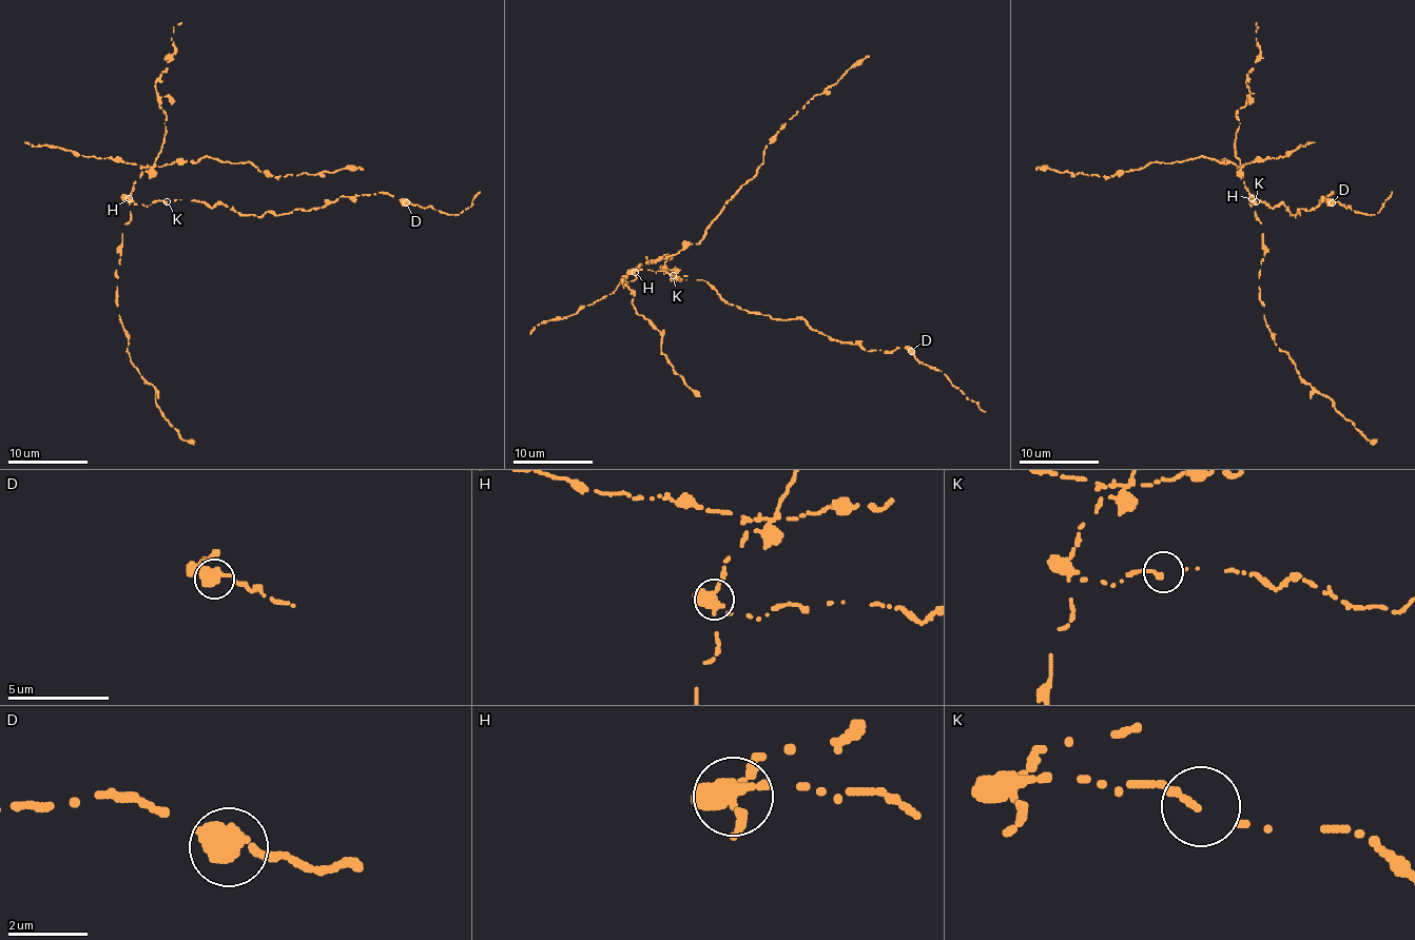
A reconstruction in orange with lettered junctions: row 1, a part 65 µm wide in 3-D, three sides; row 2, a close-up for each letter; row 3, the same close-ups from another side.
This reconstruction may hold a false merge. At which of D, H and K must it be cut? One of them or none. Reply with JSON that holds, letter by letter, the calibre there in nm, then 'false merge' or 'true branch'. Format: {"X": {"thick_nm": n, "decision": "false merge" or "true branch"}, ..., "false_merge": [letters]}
{"D": {"thick_nm": 550, "decision": "true branch"}, "H": {"thick_nm": 600, "decision": "false merge"}, "K": {"thick_nm": 220, "decision": "true branch"}, "false_merge": ["H"]}

